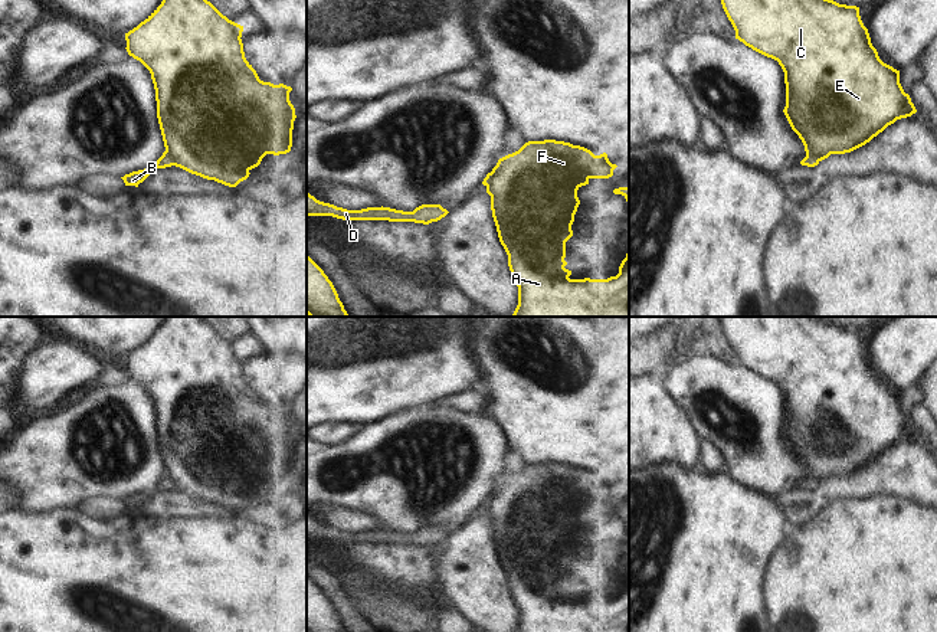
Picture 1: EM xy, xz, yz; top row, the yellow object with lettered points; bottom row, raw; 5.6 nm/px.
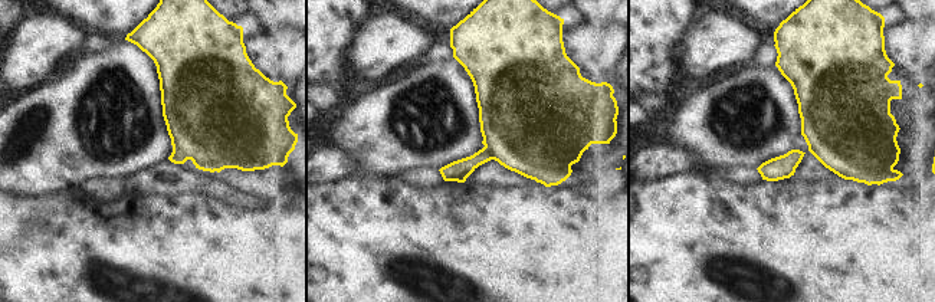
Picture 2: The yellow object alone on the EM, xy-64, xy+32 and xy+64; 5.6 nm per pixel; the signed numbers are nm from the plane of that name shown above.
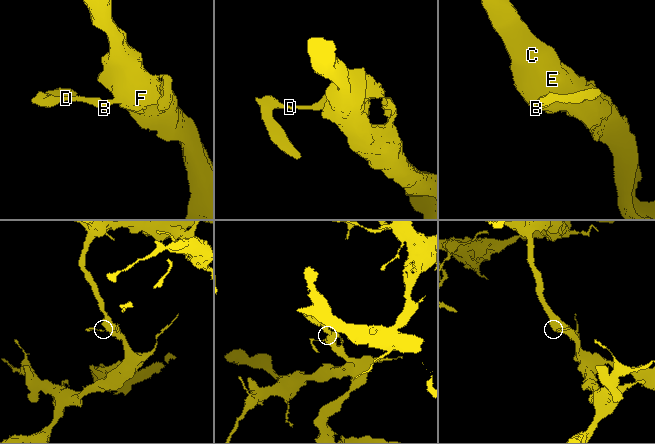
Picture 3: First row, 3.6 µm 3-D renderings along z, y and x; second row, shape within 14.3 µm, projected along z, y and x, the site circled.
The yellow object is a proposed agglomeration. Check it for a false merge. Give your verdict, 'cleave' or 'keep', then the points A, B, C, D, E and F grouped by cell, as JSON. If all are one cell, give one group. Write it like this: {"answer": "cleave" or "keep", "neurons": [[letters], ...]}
{"answer": "cleave", "neurons": [["A", "C", "E", "F"], ["B", "D"]]}

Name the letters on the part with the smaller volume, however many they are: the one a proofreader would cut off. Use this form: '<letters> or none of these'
B, D

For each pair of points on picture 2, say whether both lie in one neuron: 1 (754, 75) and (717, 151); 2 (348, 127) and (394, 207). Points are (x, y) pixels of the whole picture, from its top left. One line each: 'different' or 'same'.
1: same
2: different

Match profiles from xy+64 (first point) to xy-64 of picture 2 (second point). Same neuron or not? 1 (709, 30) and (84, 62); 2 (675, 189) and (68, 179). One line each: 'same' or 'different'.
1: different
2: different

